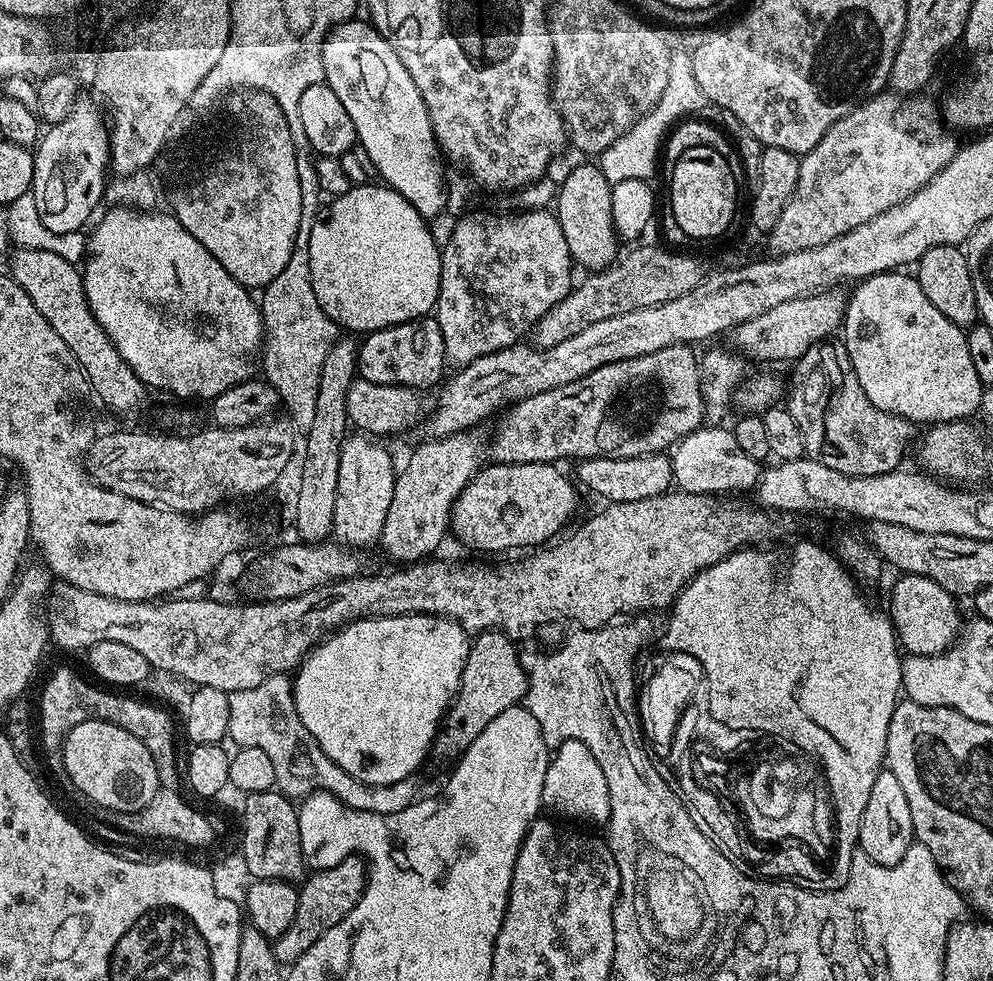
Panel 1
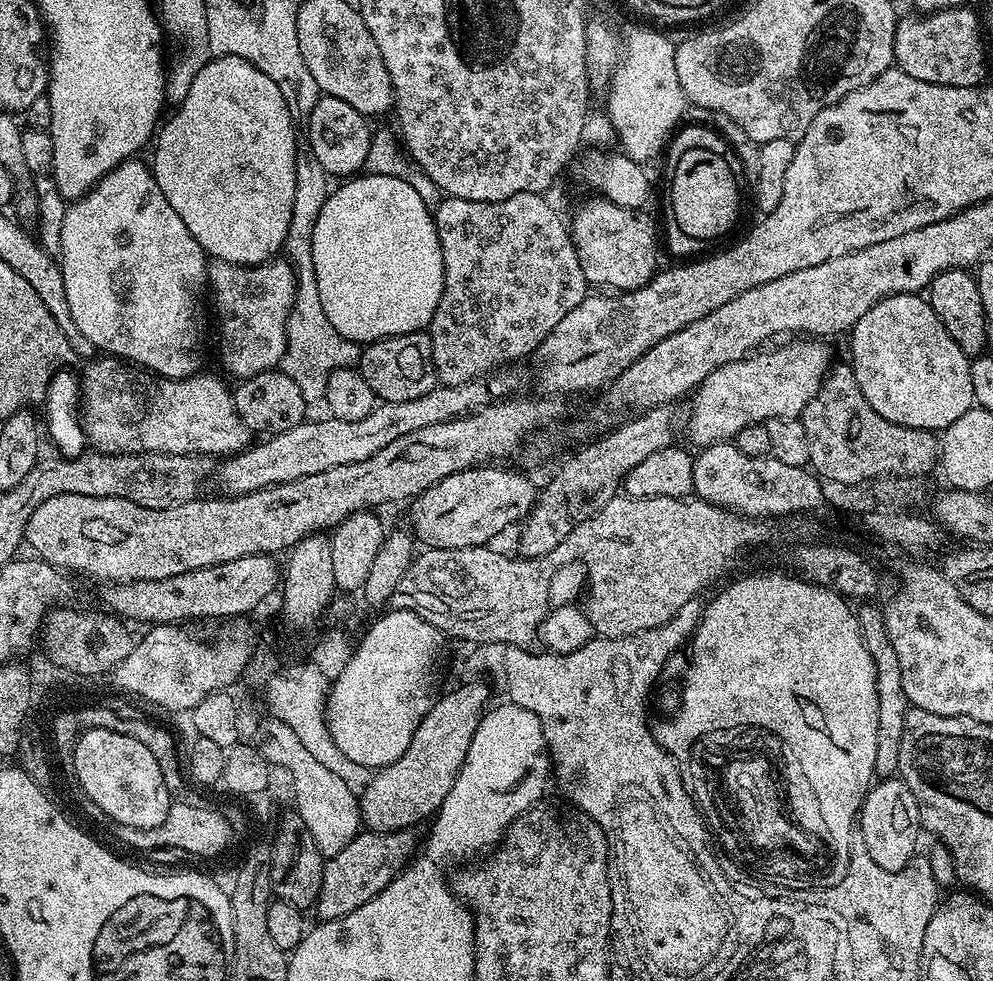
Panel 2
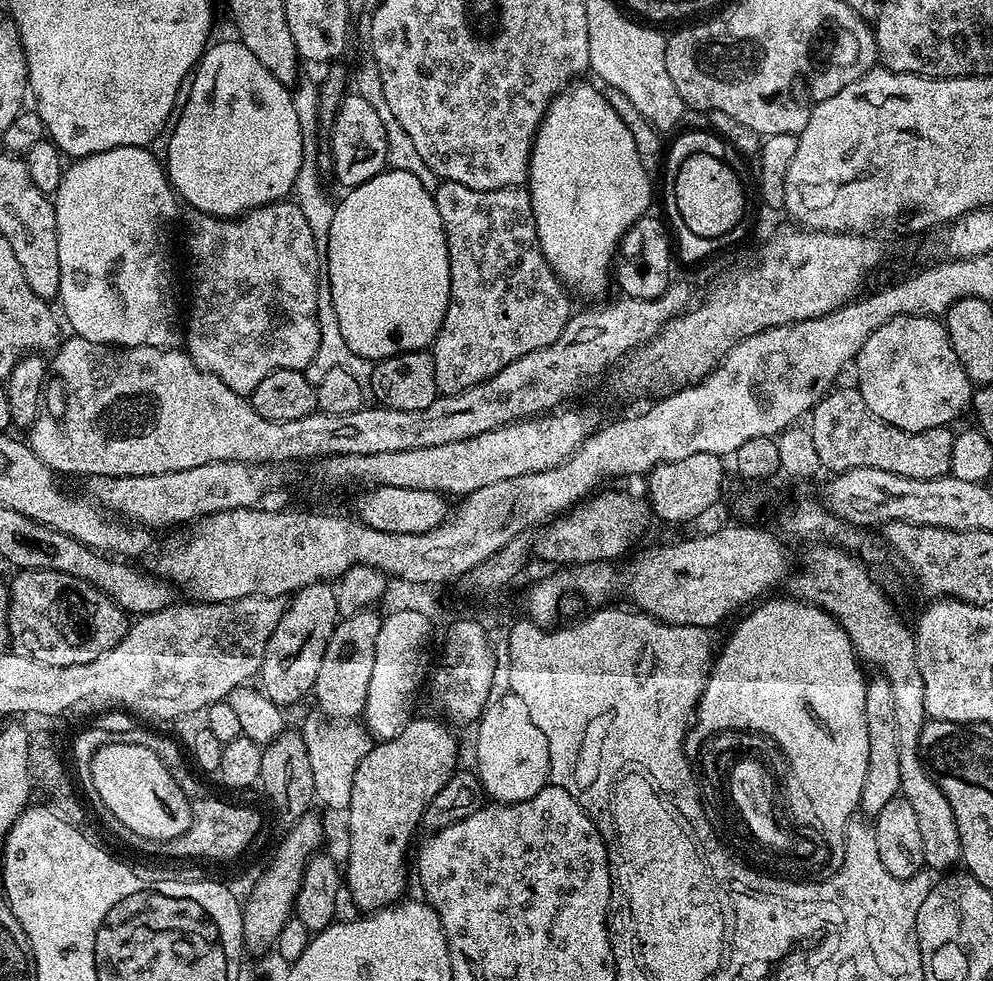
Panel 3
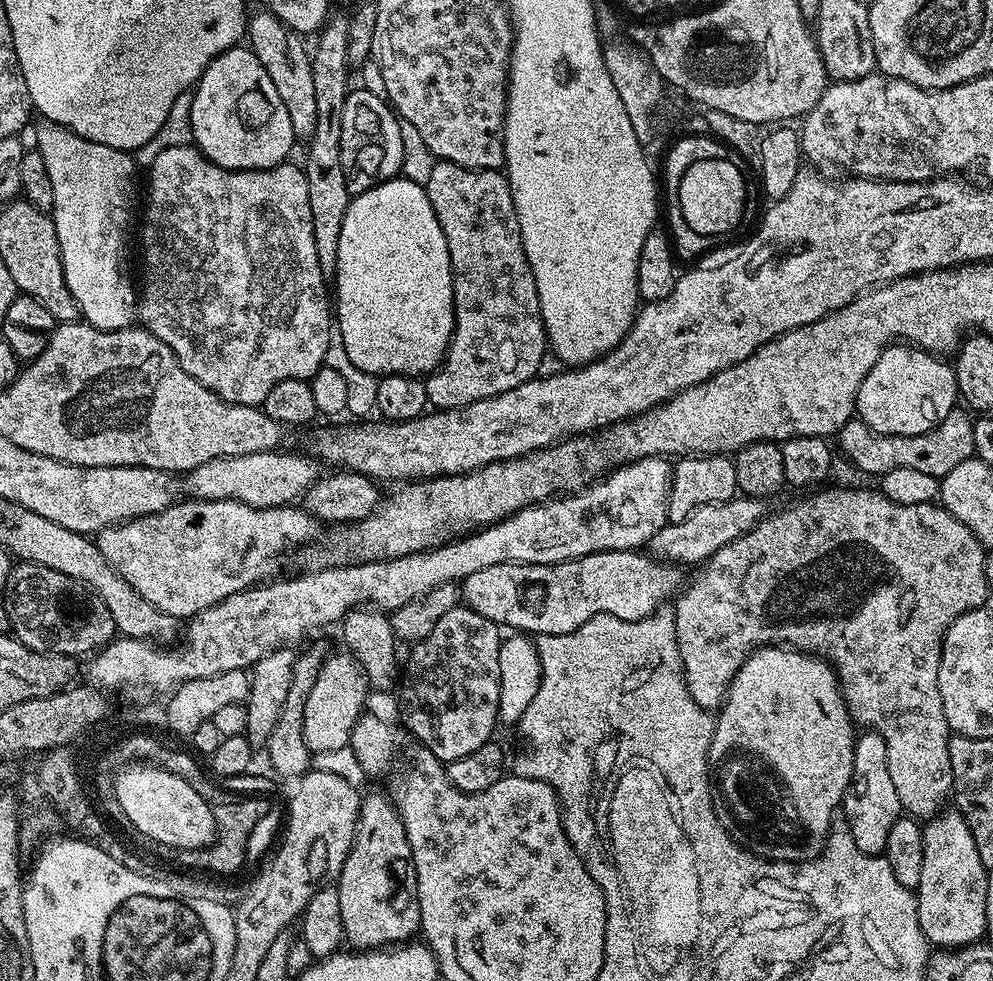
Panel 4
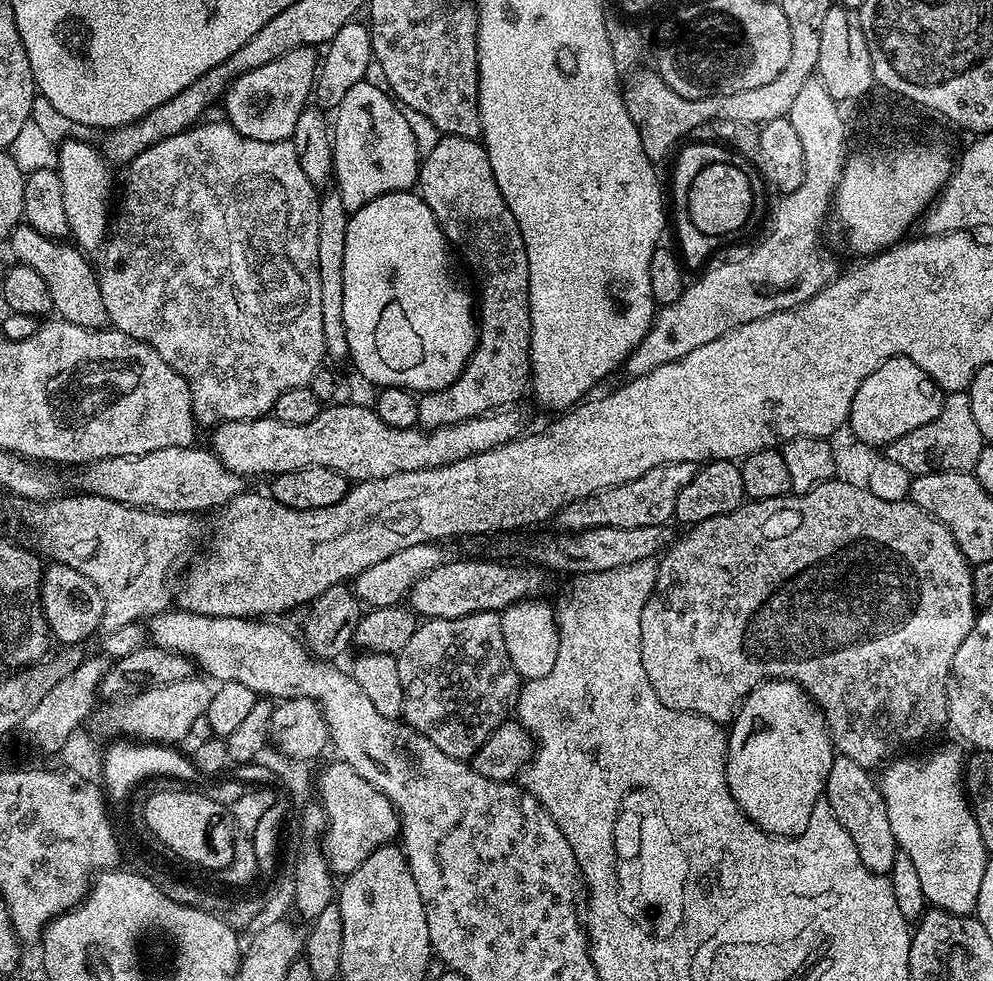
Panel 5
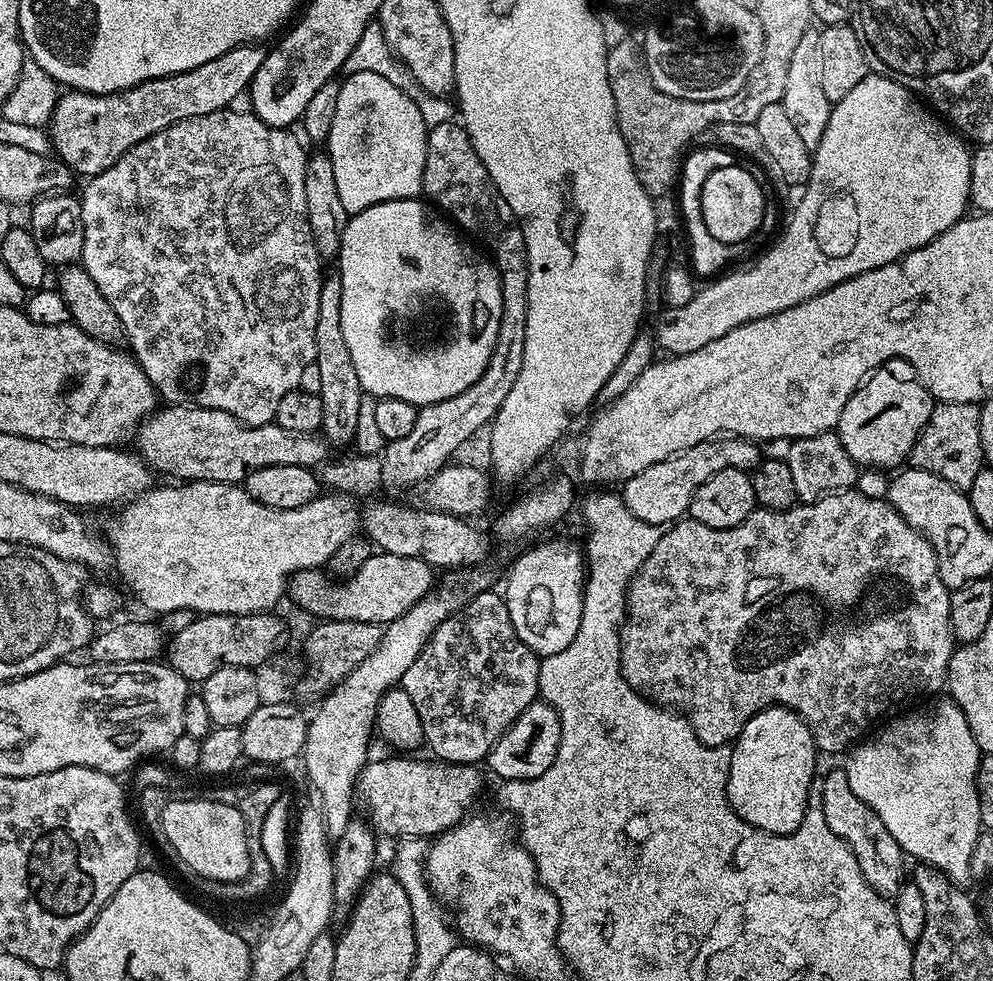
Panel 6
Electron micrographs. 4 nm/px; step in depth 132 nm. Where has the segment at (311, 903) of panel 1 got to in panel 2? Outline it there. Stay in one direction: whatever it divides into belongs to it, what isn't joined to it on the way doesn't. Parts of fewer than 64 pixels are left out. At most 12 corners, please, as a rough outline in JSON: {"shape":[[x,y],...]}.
{"shape":[[362,830],[324,861],[316,920],[366,906],[417,855],[408,830]]}

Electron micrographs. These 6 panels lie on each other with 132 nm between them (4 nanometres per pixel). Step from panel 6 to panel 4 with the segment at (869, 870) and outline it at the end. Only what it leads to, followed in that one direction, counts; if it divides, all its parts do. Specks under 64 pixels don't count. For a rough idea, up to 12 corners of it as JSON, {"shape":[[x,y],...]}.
{"shape":[[877,732],[856,736],[842,805],[854,846],[883,853],[902,809]]}

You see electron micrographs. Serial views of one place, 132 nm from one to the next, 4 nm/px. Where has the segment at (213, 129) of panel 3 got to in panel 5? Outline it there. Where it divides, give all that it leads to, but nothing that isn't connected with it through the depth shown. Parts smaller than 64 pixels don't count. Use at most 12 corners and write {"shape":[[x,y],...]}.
{"shape":[[295,48],[228,85],[227,123],[258,142],[291,140],[318,71]]}

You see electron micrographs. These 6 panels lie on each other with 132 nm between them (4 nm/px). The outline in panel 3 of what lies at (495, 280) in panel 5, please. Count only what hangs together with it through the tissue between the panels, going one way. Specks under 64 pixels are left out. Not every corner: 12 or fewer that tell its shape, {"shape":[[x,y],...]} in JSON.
{"shape":[[527,187],[434,195],[450,300],[430,345],[458,394],[574,314]]}

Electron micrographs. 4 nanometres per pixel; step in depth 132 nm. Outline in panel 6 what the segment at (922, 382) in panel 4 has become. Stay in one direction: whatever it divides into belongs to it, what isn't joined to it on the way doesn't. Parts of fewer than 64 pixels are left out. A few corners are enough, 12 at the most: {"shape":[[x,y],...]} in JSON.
{"shape":[[887,360],[835,431],[861,469],[896,470],[933,407],[905,360]]}

